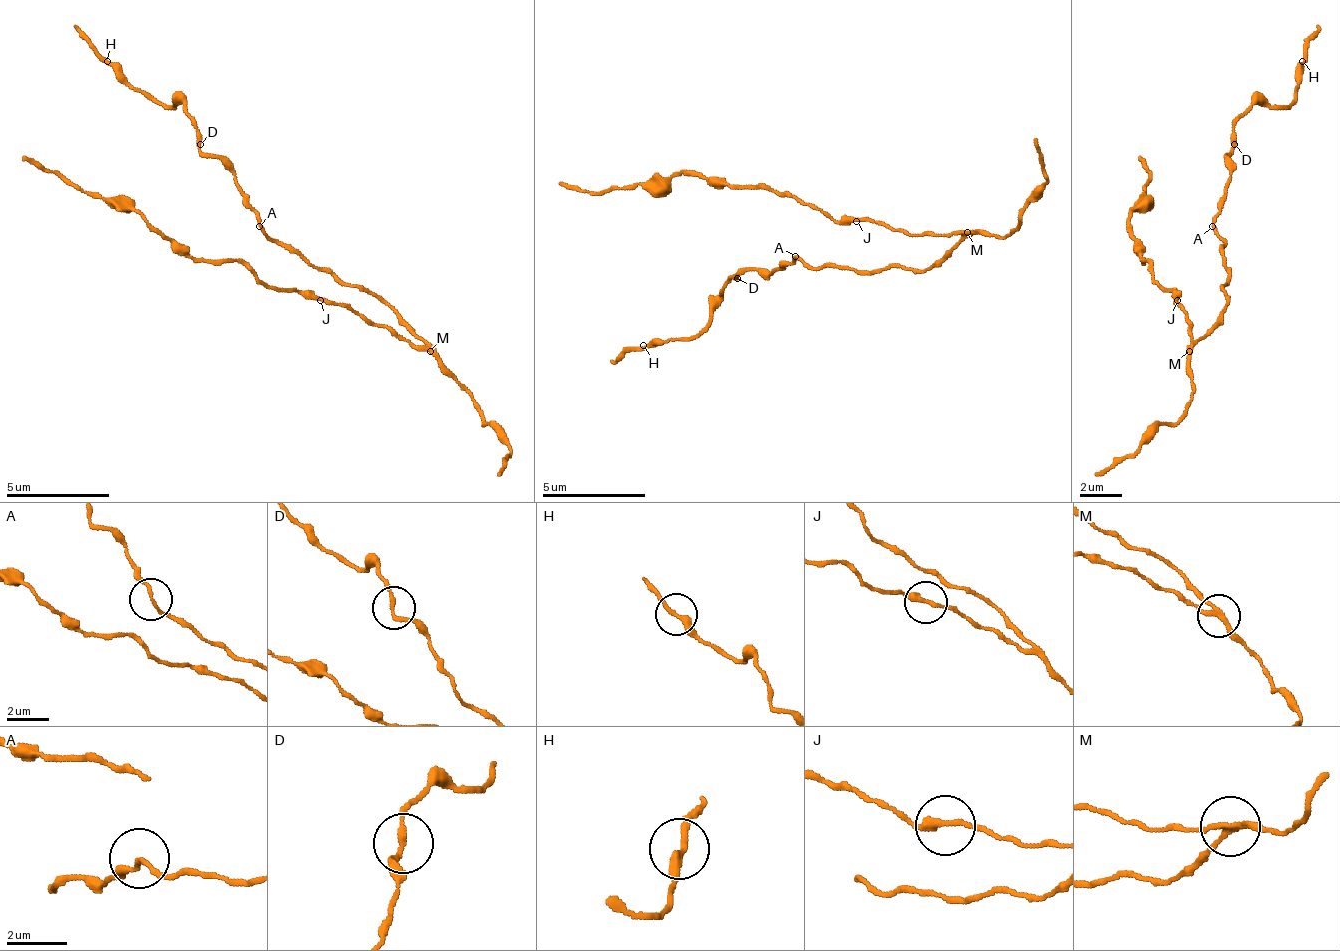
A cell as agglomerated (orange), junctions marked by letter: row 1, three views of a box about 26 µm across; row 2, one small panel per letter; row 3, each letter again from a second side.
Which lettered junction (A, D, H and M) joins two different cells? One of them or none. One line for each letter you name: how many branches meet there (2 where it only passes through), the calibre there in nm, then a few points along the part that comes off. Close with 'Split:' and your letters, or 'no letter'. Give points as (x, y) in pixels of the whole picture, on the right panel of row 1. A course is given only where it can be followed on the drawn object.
M: Branches: 3. Thickness 180 nm. Course of the part to remove: (1188, 352), (1193, 326), (1177, 305), (1177, 300), (1141, 258), (1130, 212), (1151, 180), (1141, 154)
Split: M

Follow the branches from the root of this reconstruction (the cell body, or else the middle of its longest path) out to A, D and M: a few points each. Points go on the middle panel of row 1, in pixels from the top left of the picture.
A: (939, 262), (929, 267), (877, 267), (872, 273), (861, 273), (856, 267), (804, 267), (794, 257)
D: (939, 262), (861, 273), (856, 267), (809, 267), (799, 257), (773, 273), (747, 267), (737, 278)
M: (939, 262), (965, 236), (965, 231)

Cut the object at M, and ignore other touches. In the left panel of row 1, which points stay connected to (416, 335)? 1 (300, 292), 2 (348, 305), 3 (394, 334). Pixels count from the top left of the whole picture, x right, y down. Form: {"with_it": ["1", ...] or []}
{"with_it": []}

